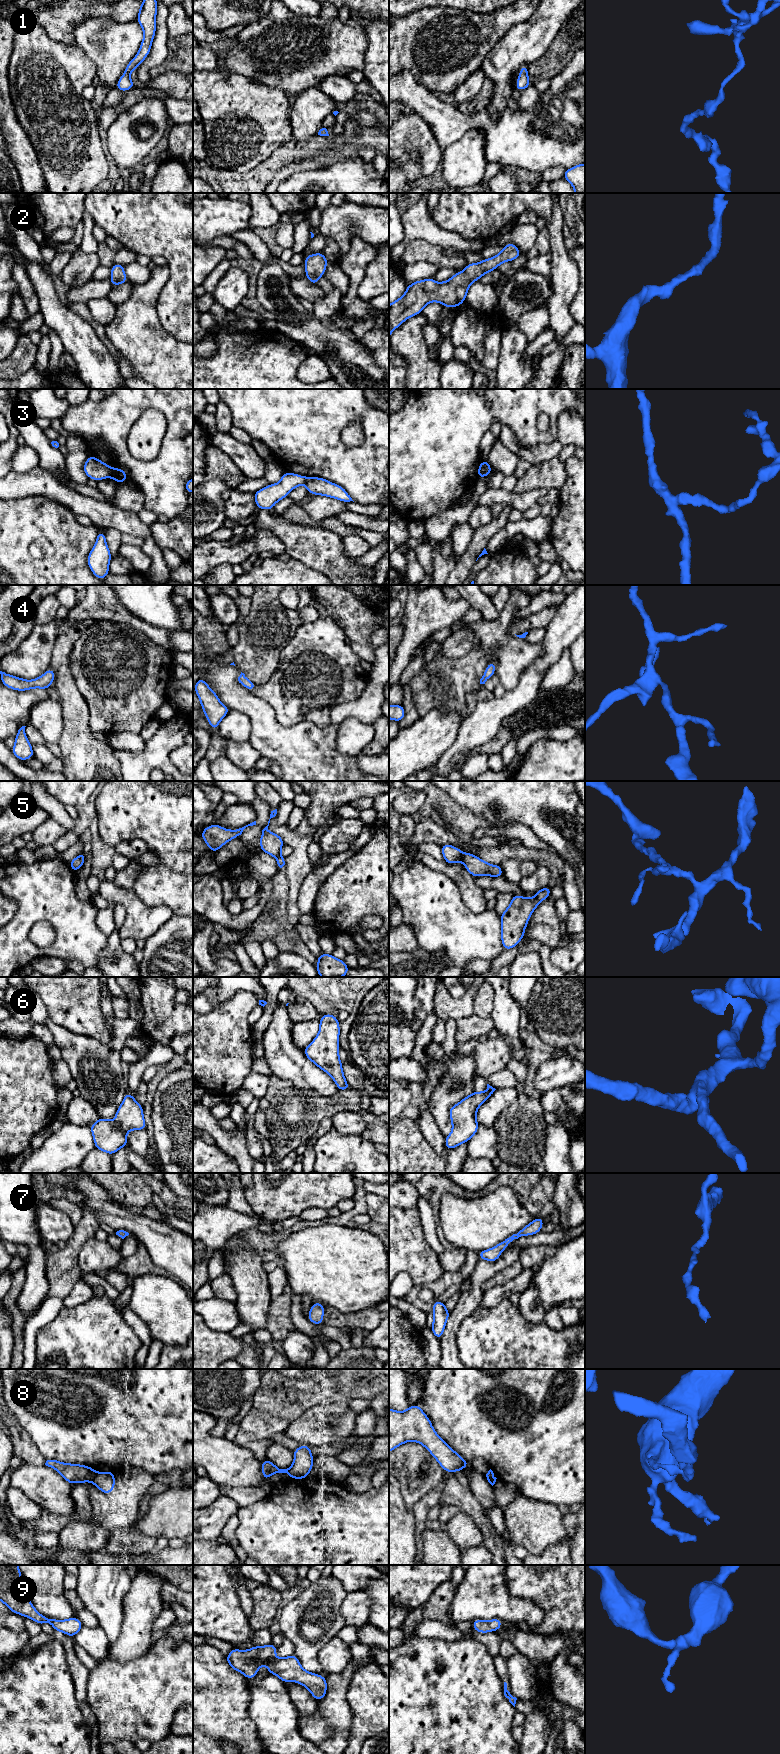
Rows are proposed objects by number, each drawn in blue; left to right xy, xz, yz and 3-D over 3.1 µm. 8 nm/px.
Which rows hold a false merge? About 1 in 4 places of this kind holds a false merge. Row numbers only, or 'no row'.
3, 5, 8

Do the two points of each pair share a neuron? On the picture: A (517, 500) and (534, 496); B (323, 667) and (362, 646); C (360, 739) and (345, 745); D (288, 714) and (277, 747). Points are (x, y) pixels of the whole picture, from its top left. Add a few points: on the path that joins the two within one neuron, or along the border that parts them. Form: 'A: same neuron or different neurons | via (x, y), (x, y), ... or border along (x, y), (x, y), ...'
A: same neuron | via (521, 500), (530, 497)
B: different neurons | border along (356, 655), (361, 659)
C: same neuron | via (356, 739), (349, 741)
D: different neurons | border along (271, 706), (275, 718), (283, 725), (307, 721)

